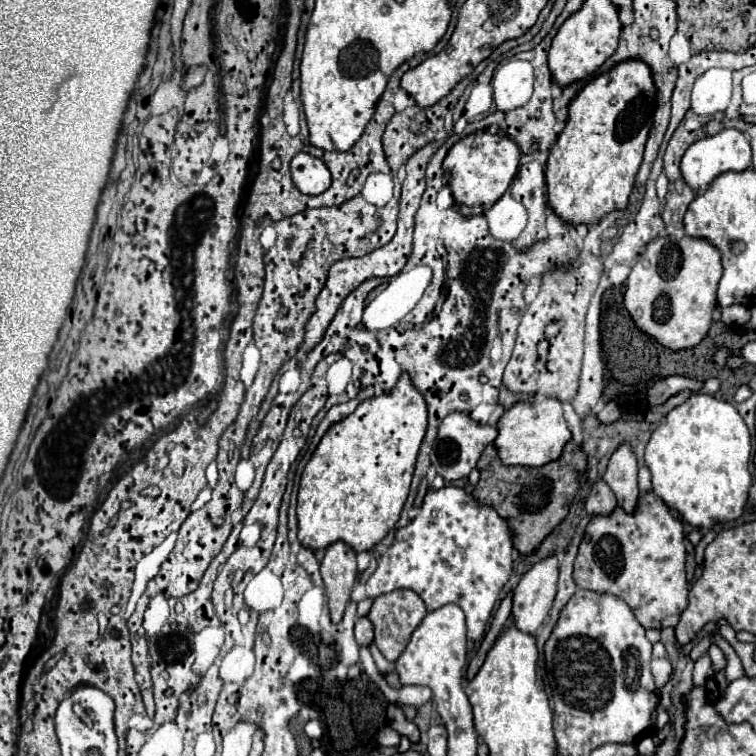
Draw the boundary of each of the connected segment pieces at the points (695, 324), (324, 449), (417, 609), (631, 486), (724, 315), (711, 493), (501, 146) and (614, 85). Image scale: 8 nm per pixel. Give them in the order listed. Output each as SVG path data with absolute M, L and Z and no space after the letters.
M673 235L657 237L643 247L637 263L631 269L631 275L627 279L625 301L623 301L625 309L629 311L635 325L647 335L655 337L663 347L669 347L669 349L695 347L705 337L711 325L711 313L717 307L717 283L721 279L721 273L723 273L721 253L707 239L697 239L689 235L681 239Z
M407 373L389 393L365 399L351 415L333 423L301 475L299 541L309 549L325 549L337 539L355 551L377 545L399 519L425 431L427 403Z
M399 589L399 591L391 591L387 595L379 595L375 601L373 601L373 607L369 611L369 619L375 627L375 645L379 647L379 651L383 653L383 657L387 661L397 661L399 655L405 651L413 631L417 629L417 625L421 623L421 619L427 615L427 609L425 609L425 603L423 599L413 593L413 591L405 591L405 589Z
M621 443L615 449L603 479L613 489L619 505L625 511L633 511L639 497L639 487L637 487L637 457L629 443Z
M729 305L721 309L721 321L727 325L743 325L749 321L749 309L743 305Z
M695 393L683 405L671 409L663 423L651 433L651 439L645 447L645 465L653 477L653 491L669 503L671 509L679 511L679 515L691 523L693 527L713 527L715 523L725 523L741 517L751 475L749 475L749 455L751 455L751 433L737 411L735 405L717 399L713 395Z
M489 131L471 133L465 139L459 139L447 153L443 161L445 179L451 187L455 207L463 215L485 213L509 187L517 169L519 169L521 151L509 135L491 135Z
M641 59L617 63L577 93L569 103L567 125L549 149L545 169L549 205L557 215L573 225L591 225L605 213L627 207L655 109L657 87L651 67Z

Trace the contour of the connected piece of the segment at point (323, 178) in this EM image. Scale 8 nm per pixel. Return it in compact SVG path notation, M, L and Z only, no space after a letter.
M297 153L293 157L291 177L295 187L307 195L321 195L331 185L331 173L325 163L309 153Z

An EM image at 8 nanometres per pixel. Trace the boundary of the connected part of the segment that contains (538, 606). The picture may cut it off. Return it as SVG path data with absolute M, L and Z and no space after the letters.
M549 555L535 563L519 581L513 595L513 621L525 633L535 633L557 595L559 561Z

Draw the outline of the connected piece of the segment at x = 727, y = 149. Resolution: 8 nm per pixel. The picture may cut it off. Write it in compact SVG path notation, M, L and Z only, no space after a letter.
M723 129L715 135L703 137L693 145L689 145L689 149L681 159L681 173L689 187L705 191L717 175L725 171L745 171L749 169L749 165L751 165L751 145L745 139L745 135L739 129Z

